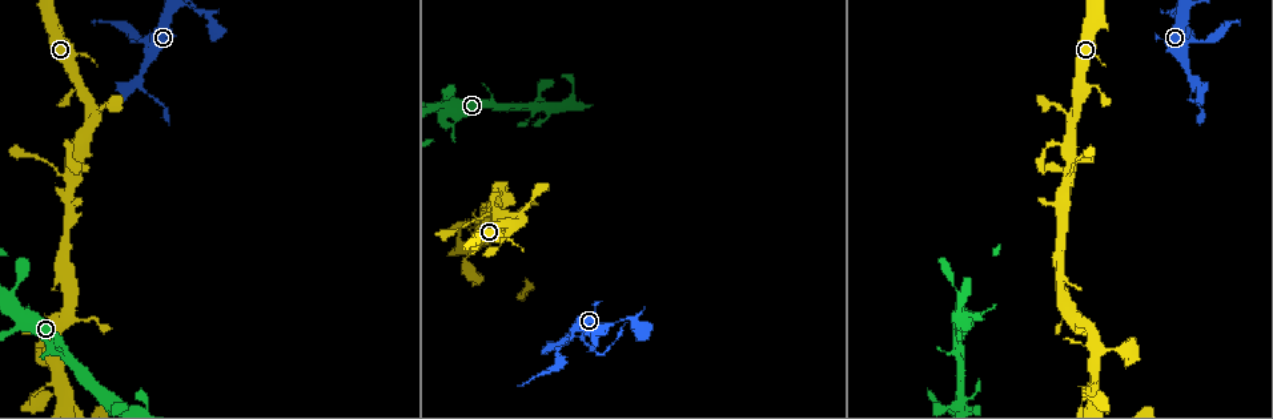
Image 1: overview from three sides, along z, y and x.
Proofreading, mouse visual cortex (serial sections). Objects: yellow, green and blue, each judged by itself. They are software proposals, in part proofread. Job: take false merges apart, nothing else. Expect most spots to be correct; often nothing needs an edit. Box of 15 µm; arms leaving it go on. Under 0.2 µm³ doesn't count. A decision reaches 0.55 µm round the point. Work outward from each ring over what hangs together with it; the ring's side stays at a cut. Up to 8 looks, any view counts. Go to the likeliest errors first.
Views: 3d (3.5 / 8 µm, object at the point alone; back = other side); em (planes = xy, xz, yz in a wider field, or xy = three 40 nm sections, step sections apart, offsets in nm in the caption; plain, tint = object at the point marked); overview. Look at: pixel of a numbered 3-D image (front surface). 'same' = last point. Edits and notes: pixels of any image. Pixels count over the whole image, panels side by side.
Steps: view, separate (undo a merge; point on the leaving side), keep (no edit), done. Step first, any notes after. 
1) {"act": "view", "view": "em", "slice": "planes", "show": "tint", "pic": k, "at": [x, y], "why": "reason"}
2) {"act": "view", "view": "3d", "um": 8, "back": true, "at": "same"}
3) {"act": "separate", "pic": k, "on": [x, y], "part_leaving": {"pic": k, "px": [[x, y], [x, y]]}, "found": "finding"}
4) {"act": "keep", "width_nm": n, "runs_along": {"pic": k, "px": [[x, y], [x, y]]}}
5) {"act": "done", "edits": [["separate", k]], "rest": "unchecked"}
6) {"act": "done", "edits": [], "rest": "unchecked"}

{"act": "view", "view": "3d", "um": 3.5, "pic": 1, "at": [442, 106], "why": "narrows sharply"}

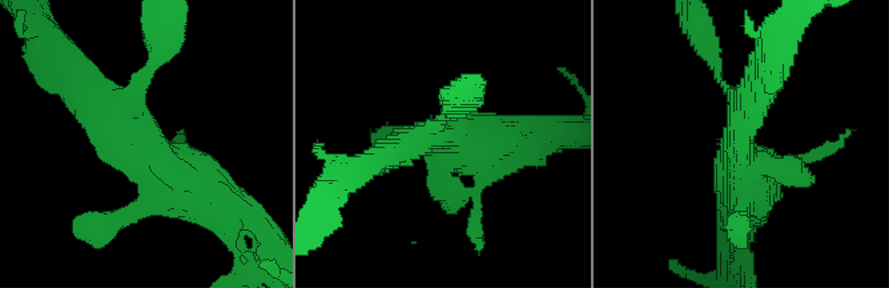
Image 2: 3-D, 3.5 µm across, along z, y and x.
{"act": "view", "view": "em", "slice": "xy", "step": 5, "show": "tint", "pic": 2, "at": [451, 138]}

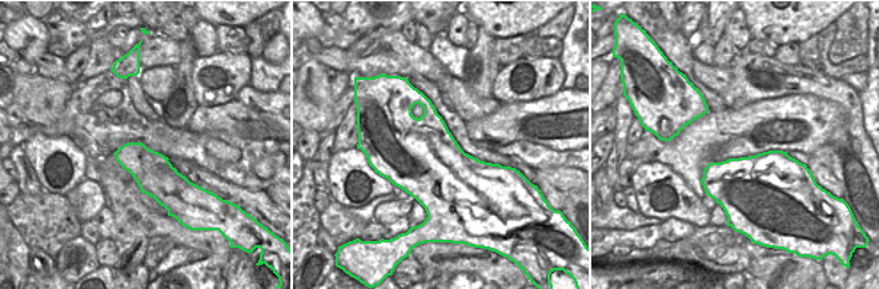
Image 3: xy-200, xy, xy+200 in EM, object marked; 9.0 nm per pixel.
{"act": "keep", "width_nm": 700, "runs_along": {"pic": 2, "px": [[232, 207], [163, 170], [117, 112]]}, "found": "all the same cell"}

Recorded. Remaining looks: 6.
{"act": "view", "view": "3d", "um": 3.5, "pic": 1, "at": [37, 346], "why": "abrupt turn"}

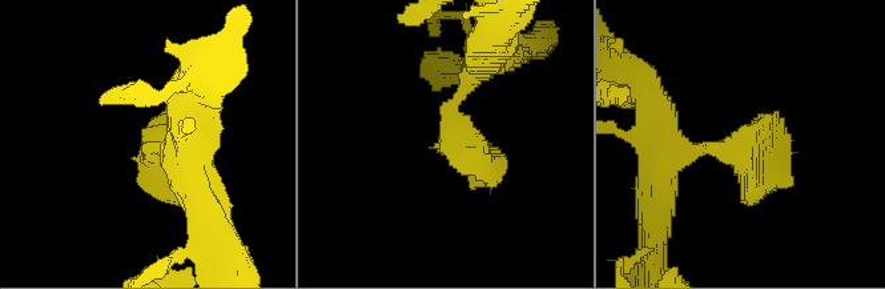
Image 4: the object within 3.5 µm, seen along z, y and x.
{"act": "view", "view": "em", "slice": "planes", "show": "plain", "pic": 4, "at": [450, 116], "why": "need the tissue"}

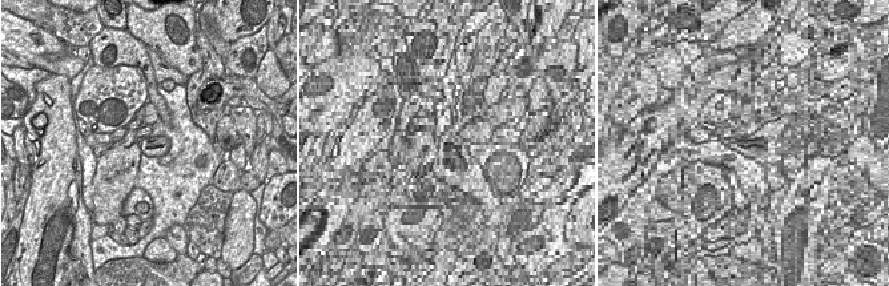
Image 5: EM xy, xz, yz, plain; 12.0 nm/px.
{"act": "view", "view": "em", "slice": "planes", "show": "tint", "at": "same"}

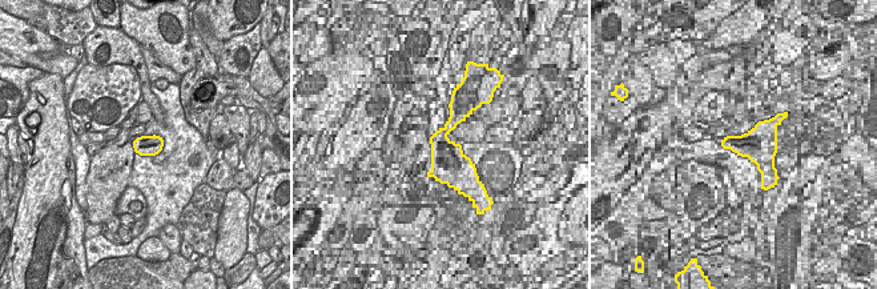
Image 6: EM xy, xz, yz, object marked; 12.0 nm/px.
{"act": "keep", "found": "one cell here"}

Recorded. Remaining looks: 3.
{"act": "view", "view": "3d", "um": 3.5, "back": true, "pic": 1, "at": [593, 327], "why": "branch point"}

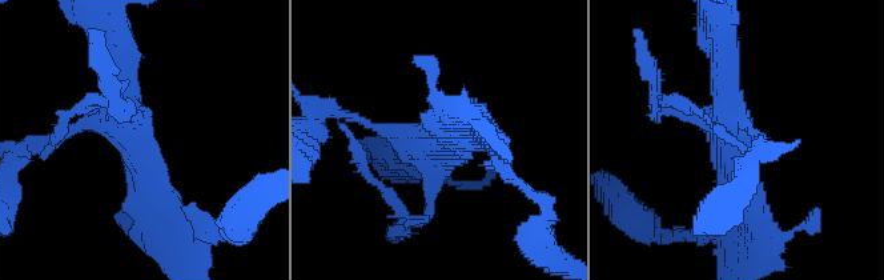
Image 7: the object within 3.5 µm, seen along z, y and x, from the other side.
{"act": "view", "view": "em", "slice": "planes", "show": "tint", "pic": 7, "at": [738, 139]}

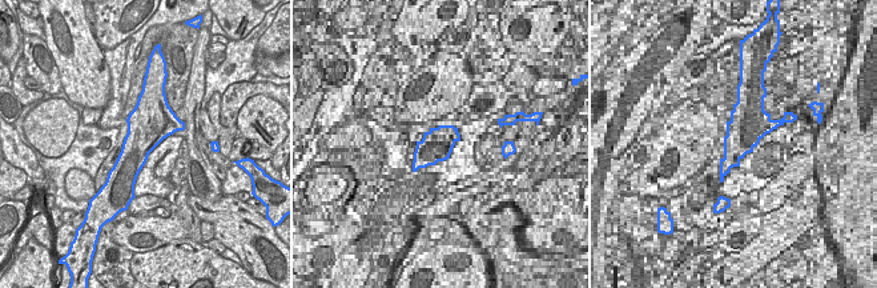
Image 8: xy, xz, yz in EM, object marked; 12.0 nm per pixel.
{"act": "keep", "width_nm": 500, "runs_along": {"pic": 7, "px": [[153, 222], [116, 124], [55, 140]]}, "found": "one cell here"}

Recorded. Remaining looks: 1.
{"act": "done", "edits": [], "rest": "unchecked"}

